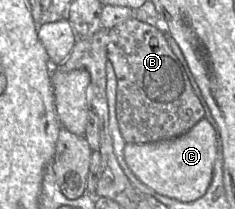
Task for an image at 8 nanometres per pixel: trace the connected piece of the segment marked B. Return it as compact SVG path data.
M134 17L119 23L109 30L107 58L116 74L116 117L126 143L142 144L171 139L186 133L205 117L203 105L193 91L185 68L158 28Z

